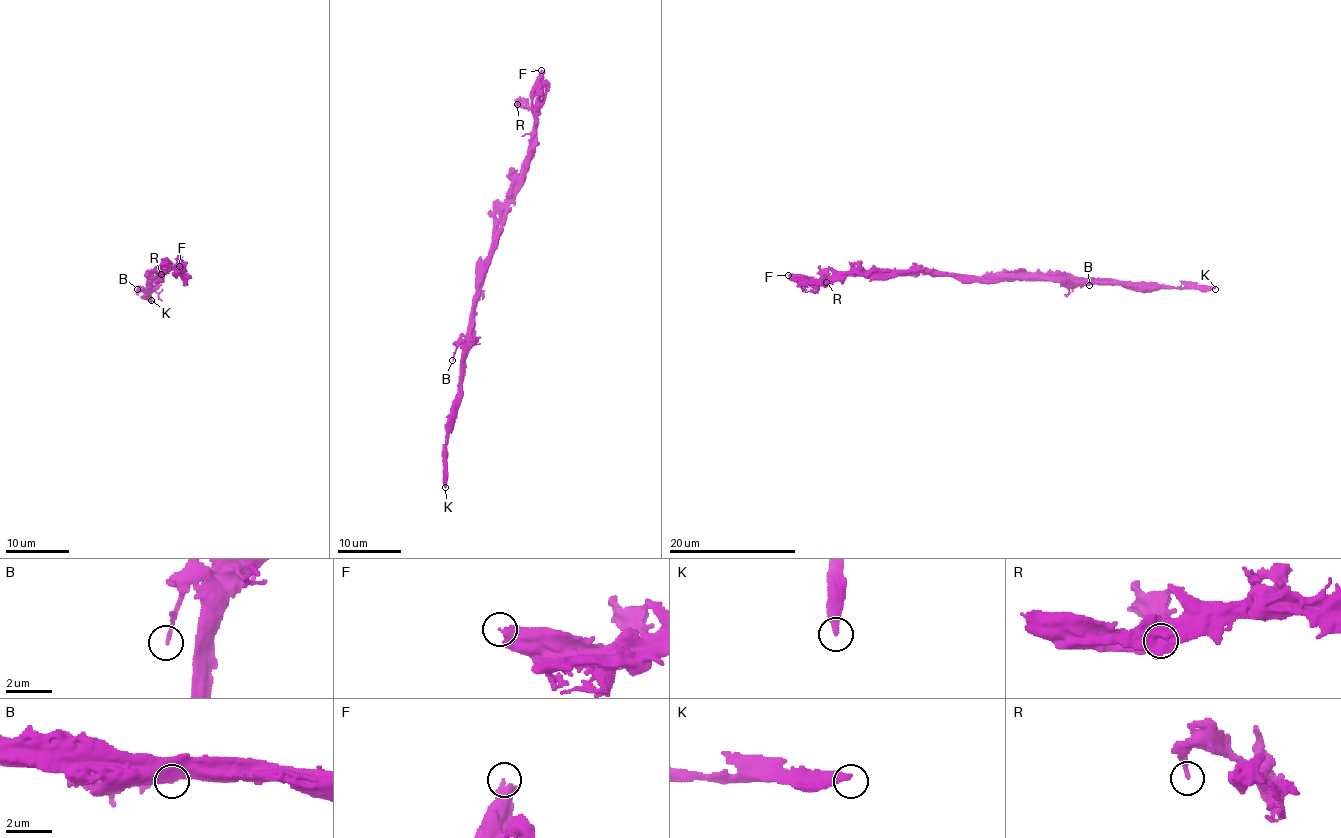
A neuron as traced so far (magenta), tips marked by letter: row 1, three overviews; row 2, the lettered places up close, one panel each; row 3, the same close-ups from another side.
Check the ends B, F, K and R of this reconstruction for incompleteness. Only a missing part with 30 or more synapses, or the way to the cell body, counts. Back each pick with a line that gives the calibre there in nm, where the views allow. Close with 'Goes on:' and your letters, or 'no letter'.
K: 400 nm
Goes on: K

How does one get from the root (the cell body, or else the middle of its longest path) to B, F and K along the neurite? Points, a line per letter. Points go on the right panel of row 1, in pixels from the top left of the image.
B: (996, 279), (1056, 279), (1062, 284), (1089, 285)
F: (996, 279), (924, 272), (850, 271), (816, 281), (796, 281), (788, 275)
K: (996, 279), (1092, 279), (1101, 282), (1159, 284), (1163, 287), (1215, 289)

